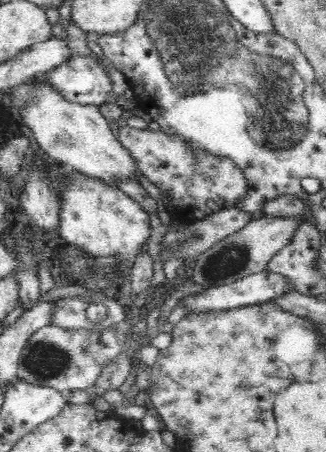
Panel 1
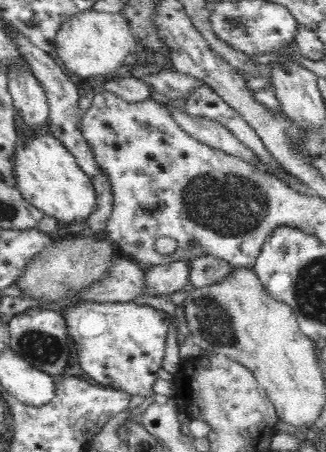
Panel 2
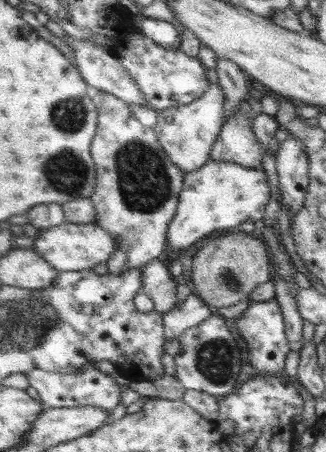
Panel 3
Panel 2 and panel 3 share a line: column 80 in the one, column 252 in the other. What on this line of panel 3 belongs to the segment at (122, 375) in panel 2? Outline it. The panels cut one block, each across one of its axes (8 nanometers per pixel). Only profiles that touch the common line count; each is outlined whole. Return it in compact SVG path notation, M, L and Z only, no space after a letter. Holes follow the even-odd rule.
M271 300L271 302L249 302L249 308L245 310L245 314L241 318L235 320L235 326L239 328L241 336L249 344L251 366L255 370L263 372L263 376L269 376L269 374L281 376L281 372L285 368L287 354L293 350L289 334L287 334L287 320L285 320L281 304L277 300Z

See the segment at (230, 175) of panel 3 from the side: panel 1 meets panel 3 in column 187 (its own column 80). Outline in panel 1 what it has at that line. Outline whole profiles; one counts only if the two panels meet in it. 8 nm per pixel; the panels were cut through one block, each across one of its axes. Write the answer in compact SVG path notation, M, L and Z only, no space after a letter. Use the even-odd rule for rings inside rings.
M78 174L74 184L76 186L70 186L68 192L60 192L60 238L80 246L96 258L120 258L120 276L126 274L128 268L134 268L134 260L142 252L140 246L150 240L150 214L118 186L108 186L84 174Z

